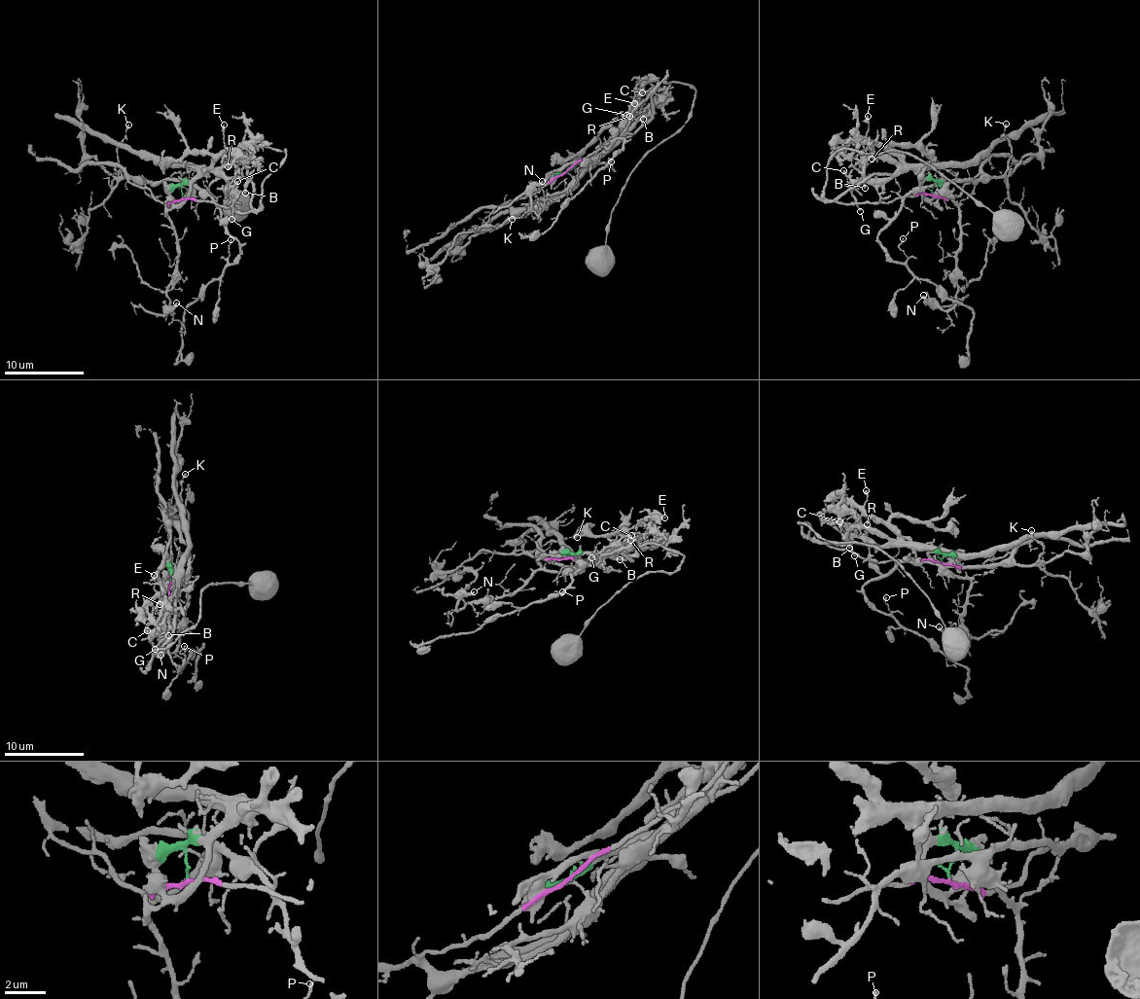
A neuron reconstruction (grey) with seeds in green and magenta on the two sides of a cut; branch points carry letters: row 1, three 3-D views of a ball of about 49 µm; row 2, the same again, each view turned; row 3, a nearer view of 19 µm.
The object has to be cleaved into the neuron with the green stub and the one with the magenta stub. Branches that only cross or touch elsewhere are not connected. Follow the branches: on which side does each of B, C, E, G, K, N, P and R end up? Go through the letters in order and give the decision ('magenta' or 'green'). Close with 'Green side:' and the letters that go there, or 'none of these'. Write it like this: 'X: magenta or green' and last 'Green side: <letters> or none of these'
B: green
C: green
E: green
G: green
K: magenta
N: magenta
P: magenta
R: green
Green side: B, C, E, G, R

